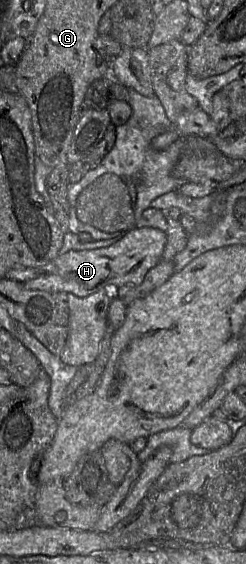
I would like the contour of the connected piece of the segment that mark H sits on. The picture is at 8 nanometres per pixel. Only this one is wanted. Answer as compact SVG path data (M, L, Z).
M133 228L110 246L92 250L71 250L58 255L53 263L57 266L57 275L42 273L23 283L28 290L71 293L77 297L86 297L102 289L117 288L123 285L139 285L146 273L157 265L162 258L166 244L164 232L155 228Z

